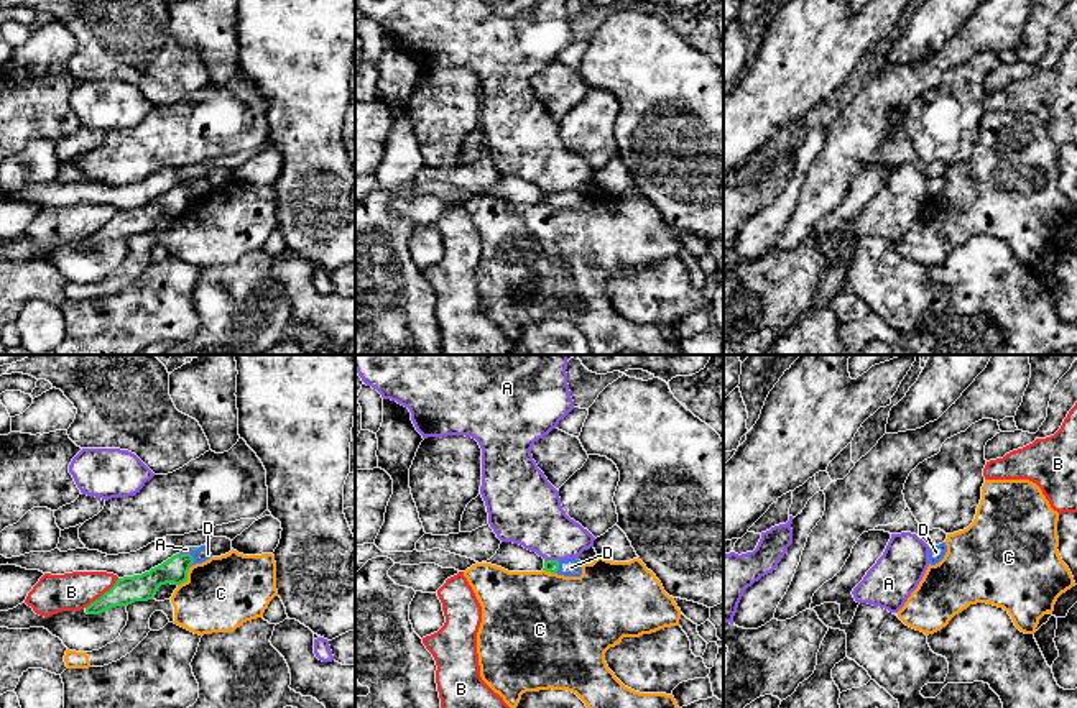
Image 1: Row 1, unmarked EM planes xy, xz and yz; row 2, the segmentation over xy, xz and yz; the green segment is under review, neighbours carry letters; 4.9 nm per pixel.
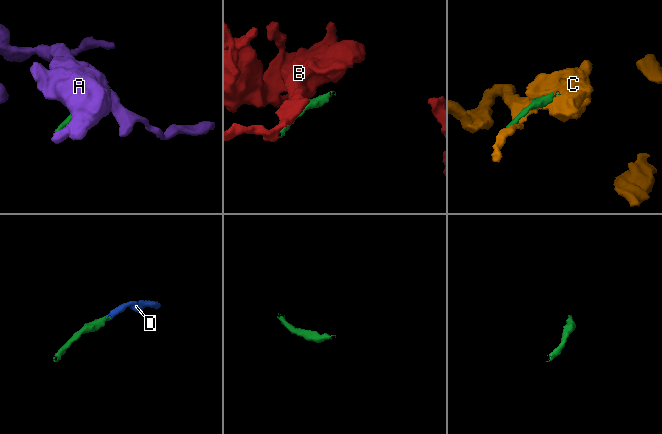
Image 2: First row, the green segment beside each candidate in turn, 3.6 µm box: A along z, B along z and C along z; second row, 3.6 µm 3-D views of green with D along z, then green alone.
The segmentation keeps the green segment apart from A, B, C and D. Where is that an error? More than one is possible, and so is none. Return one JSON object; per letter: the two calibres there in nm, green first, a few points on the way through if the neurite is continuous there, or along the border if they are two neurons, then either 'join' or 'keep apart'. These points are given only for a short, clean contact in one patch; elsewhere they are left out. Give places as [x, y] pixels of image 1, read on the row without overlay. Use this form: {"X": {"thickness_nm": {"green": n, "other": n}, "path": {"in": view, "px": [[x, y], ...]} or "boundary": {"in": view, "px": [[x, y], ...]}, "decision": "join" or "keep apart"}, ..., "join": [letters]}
{"A": {"thickness_nm": {"green": 60, "other": 300}, "boundary": {"in": "xz", "px": [[545, 189], [558, 193]]}, "decision": "keep apart"}, "B": {"thickness_nm": {"green": 140, "other": 190}, "decision": "keep apart"}, "C": {"thickness_nm": {"green": 130, "other": 360}, "decision": "keep apart"}, "D": {"thickness_nm": {"green": 60, "other": 90}, "path": {"in": "xz", "px": [[550, 197], [558, 199], [571, 199]]}, "decision": "join"}, "join": ["D"]}

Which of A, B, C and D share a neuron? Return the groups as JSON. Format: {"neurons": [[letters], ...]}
{"neurons": [["A"], ["B"], ["C"], ["D"]]}

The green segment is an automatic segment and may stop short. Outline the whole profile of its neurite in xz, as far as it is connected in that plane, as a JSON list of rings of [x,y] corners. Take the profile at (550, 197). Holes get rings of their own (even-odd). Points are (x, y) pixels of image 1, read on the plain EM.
[[[575,191],[567,192],[546,192],[544,200],[546,204],[564,207],[564,209],[580,209],[582,207],[582,194]]]

